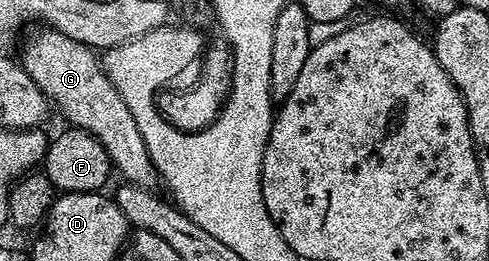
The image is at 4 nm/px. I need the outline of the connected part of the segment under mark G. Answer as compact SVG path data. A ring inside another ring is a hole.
M49 27L39 30L39 33L27 39L20 56L20 63L32 75L32 83L40 87L51 106L55 110L59 109L70 120L69 124L73 128L91 133L102 144L110 156L111 166L117 176L118 173L122 176L123 182L143 187L153 186L156 174L144 143L144 135L140 127L136 127L136 119L132 119L128 103L124 103L120 91L116 91L102 69L99 54L76 39L68 39L68 35L60 31Z

